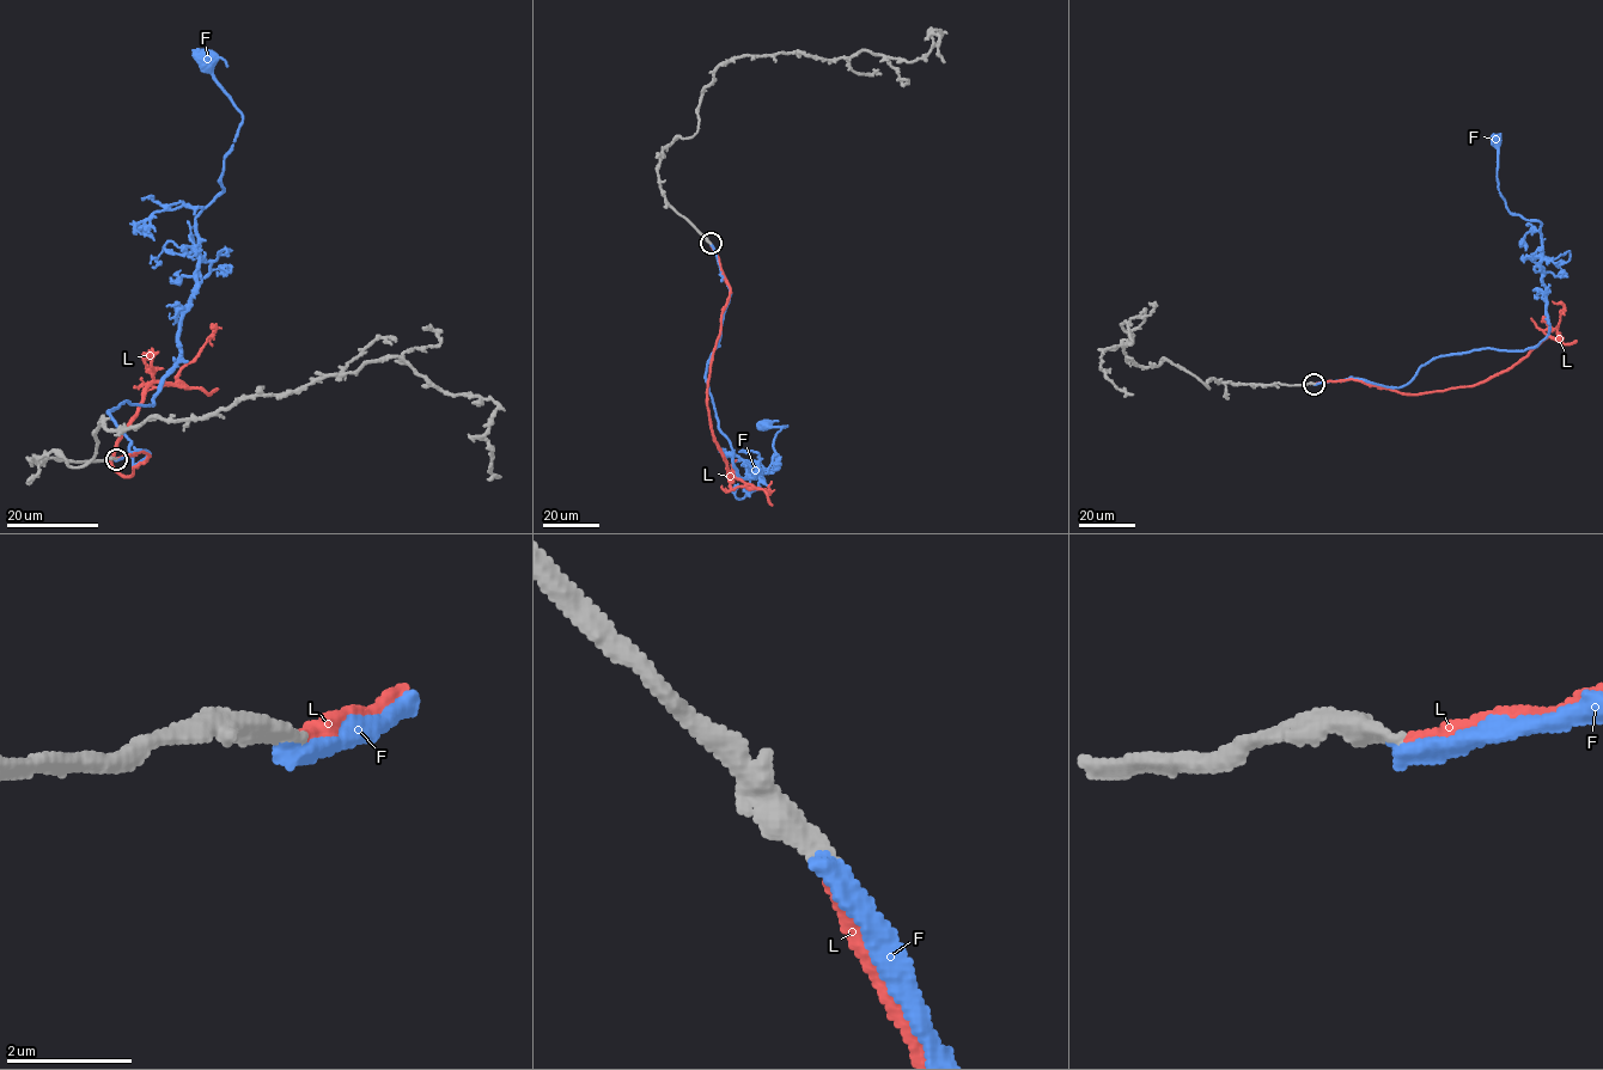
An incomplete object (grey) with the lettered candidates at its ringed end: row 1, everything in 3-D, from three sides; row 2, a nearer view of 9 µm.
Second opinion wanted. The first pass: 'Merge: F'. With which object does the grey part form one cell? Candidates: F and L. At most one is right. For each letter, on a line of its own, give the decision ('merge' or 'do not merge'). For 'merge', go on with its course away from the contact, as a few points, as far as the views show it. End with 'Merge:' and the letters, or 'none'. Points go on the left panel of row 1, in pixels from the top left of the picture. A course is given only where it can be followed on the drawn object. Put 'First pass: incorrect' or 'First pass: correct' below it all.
F: do not merge
L: merge; course (116, 458), (146, 459), (130, 476), (110, 465), (141, 393), (153, 383), (184, 386), (178, 372), (215, 323)
Merge: L
First pass: incorrect

